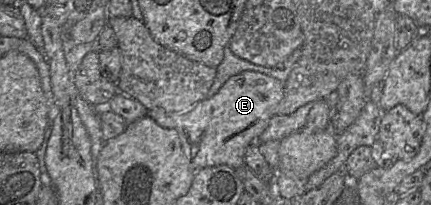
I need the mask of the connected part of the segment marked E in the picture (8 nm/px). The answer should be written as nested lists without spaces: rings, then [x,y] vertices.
[[[244,71],[230,77],[215,95],[184,112],[169,113],[153,108],[148,110],[147,116],[160,126],[178,132],[183,152],[193,171],[220,165],[237,169],[244,166],[246,149],[266,129],[283,96],[283,83],[279,80],[259,72]]]

